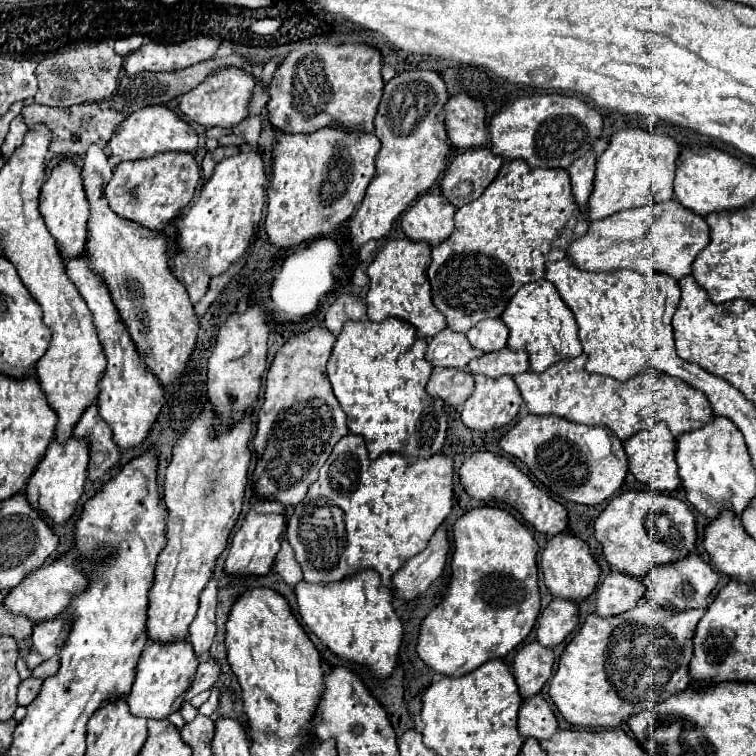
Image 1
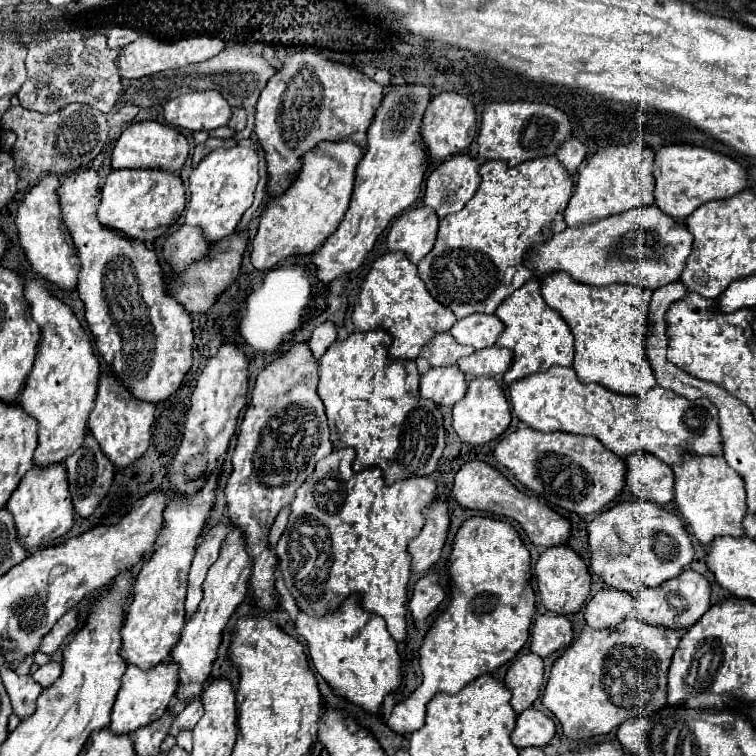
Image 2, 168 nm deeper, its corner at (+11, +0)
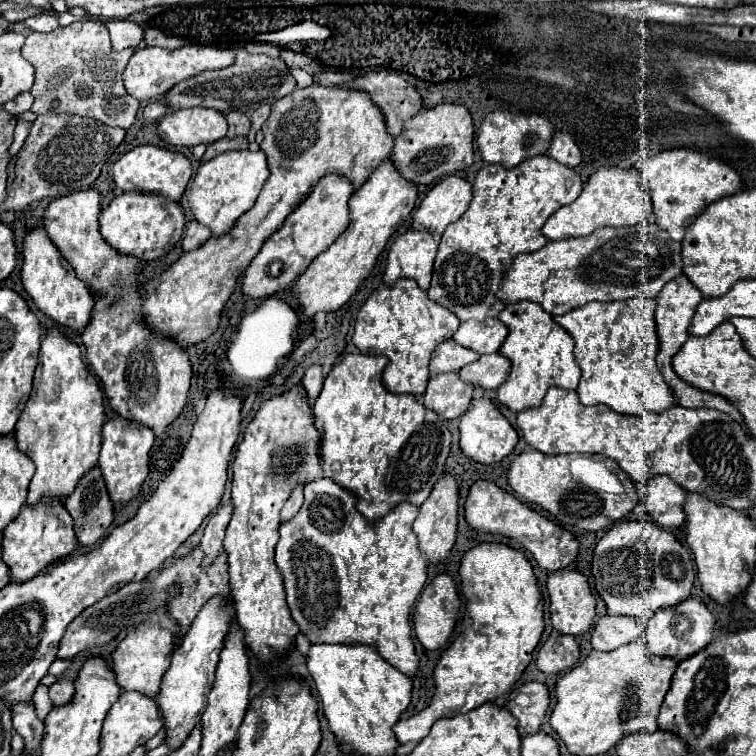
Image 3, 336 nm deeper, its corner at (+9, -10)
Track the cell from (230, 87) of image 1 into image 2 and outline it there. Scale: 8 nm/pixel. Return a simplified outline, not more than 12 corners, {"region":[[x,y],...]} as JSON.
{"region":[[216,90],[188,92],[164,106],[174,128],[226,126],[232,108]]}

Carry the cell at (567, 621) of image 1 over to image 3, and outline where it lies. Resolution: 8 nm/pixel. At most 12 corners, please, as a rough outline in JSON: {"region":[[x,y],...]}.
{"region":[[552,634],[540,648],[536,666],[560,674],[580,658],[574,636]]}

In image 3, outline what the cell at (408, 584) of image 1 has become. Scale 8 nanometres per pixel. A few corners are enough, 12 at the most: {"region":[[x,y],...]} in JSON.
{"region":[[442,476],[414,520],[420,550],[442,560],[456,540],[458,484]]}

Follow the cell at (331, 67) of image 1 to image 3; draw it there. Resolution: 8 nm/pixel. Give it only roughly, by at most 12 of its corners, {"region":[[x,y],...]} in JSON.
{"region":[[296,88],[260,148],[270,178],[226,236],[140,280],[182,348],[216,332],[238,276],[312,192],[358,190],[394,140],[366,92]]}

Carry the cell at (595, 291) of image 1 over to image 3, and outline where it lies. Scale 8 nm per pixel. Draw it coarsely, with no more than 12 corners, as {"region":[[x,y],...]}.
{"region":[[654,298],[588,302],[578,400],[620,414],[676,404],[656,354]]}

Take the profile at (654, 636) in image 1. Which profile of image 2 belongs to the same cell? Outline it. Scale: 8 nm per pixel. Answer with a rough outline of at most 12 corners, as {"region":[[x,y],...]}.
{"region":[[584,626],[542,704],[572,740],[666,706],[686,628]]}

